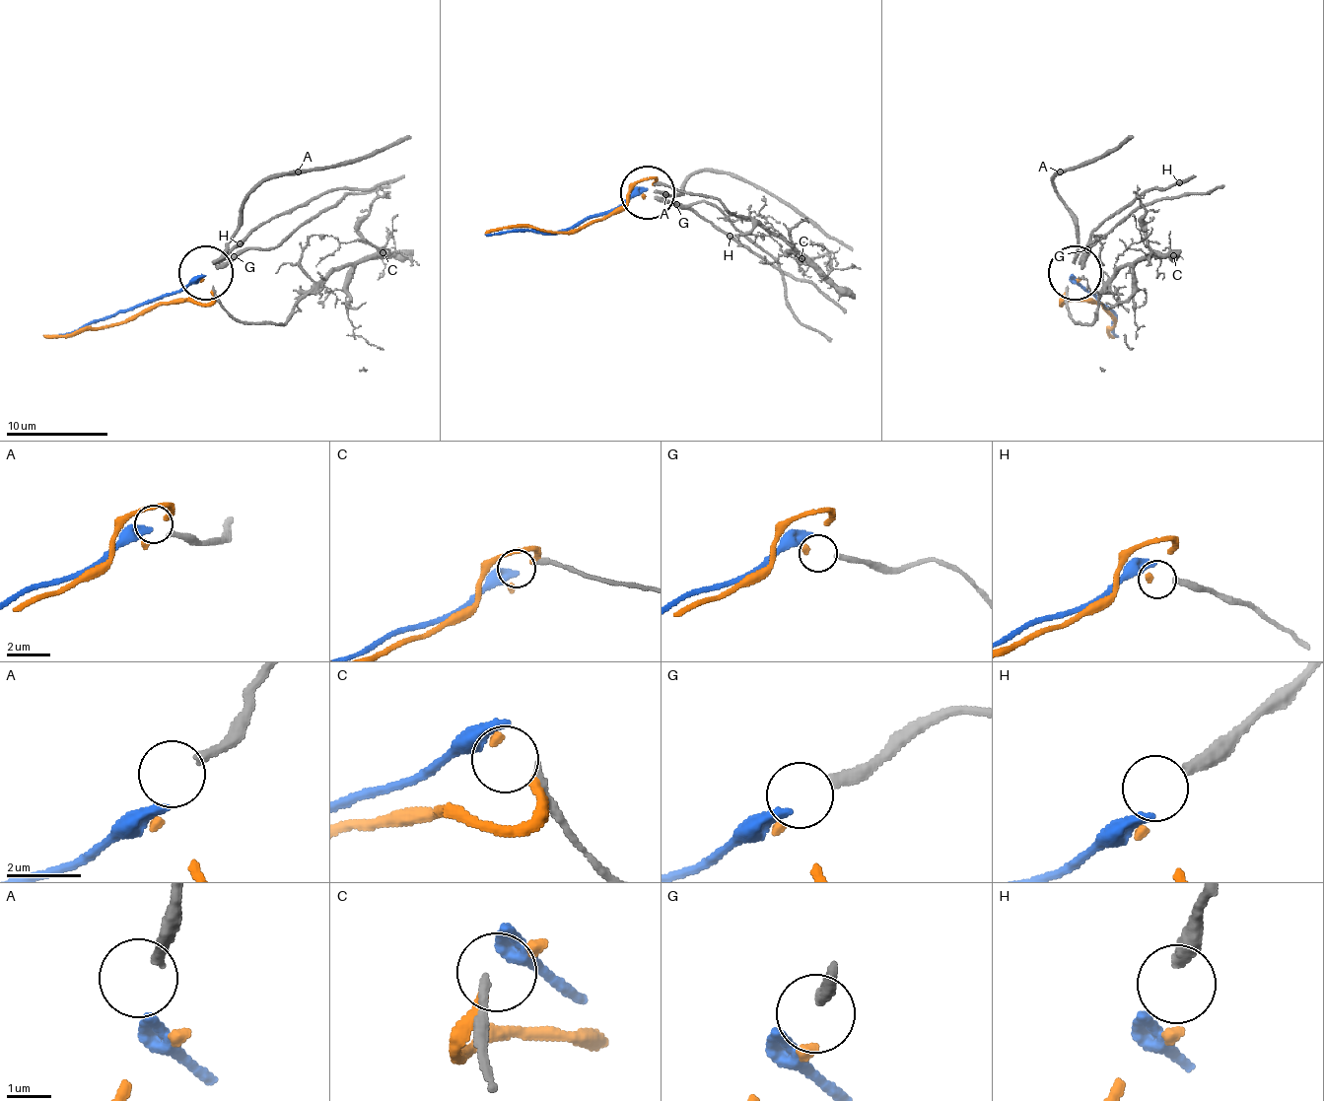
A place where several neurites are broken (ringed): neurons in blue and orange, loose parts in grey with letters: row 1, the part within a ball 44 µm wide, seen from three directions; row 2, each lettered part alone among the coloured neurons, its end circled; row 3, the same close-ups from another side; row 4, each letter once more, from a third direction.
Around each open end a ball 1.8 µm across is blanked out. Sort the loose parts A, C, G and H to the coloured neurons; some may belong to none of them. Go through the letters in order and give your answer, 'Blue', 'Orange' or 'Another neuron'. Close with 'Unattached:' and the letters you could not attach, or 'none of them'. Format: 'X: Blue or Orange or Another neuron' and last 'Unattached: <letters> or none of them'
A: Another neuron
C: Another neuron
G: Another neuron
H: Another neuron
Unattached: A, C, G, H

